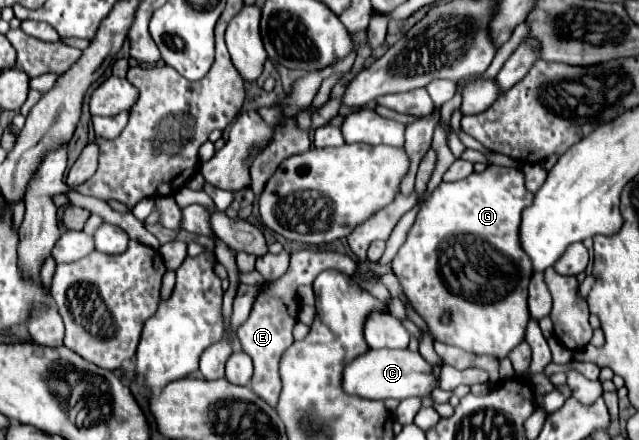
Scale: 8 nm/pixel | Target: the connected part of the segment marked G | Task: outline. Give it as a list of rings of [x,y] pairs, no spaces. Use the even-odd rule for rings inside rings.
[[[490,164],[484,172],[472,172],[464,180],[442,182],[428,202],[420,208],[406,242],[392,260],[392,270],[398,276],[414,310],[426,320],[432,336],[438,342],[458,346],[474,354],[490,354],[506,358],[508,352],[524,342],[528,314],[528,282],[532,276],[530,258],[518,248],[520,214],[532,202],[534,194],[524,188],[520,168]]]

